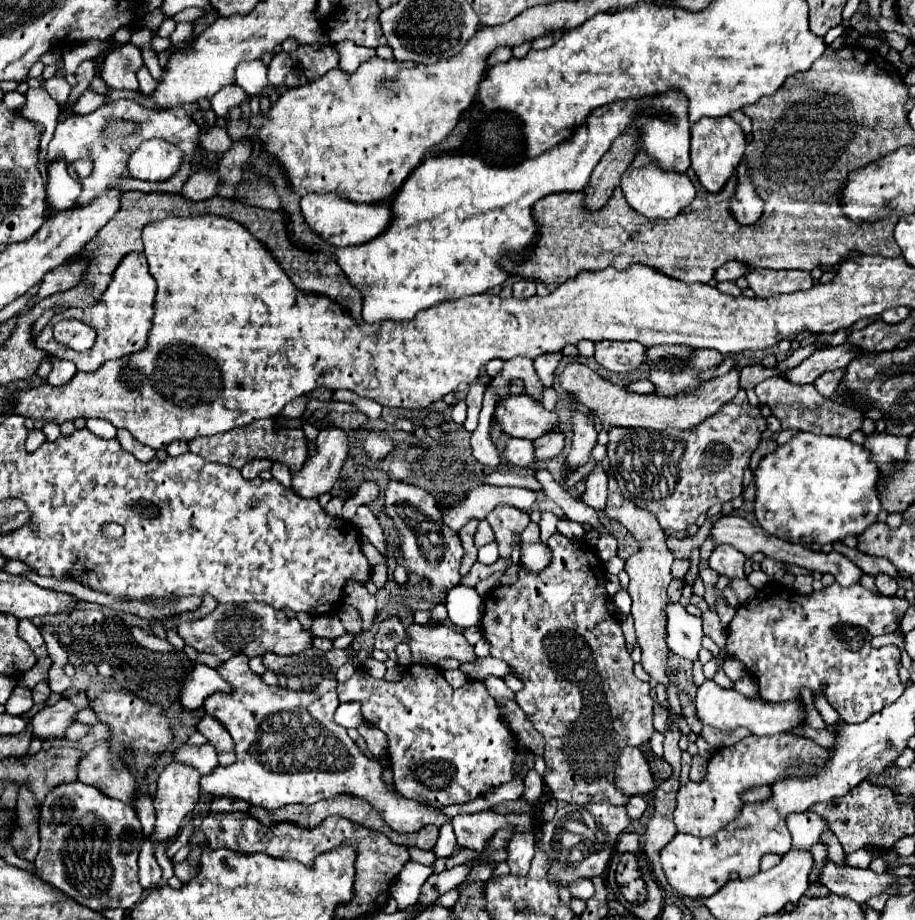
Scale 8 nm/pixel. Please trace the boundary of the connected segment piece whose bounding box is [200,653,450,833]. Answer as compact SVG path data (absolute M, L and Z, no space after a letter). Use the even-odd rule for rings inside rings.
M242 655L232 657L230 661L222 663L218 673L232 683L234 693L216 693L206 699L204 711L212 717L216 717L232 735L236 743L236 763L230 767L218 766L210 775L200 777L200 789L206 793L214 795L234 795L242 801L248 801L252 805L266 807L270 811L280 809L290 803L302 803L302 805L314 805L324 799L332 799L338 795L352 795L364 801L370 801L372 809L380 813L380 817L388 823L392 831L402 831L402 833L416 833L424 829L426 825L442 827L450 819L440 813L438 809L430 805L422 805L414 799L404 797L402 793L396 791L394 785L386 785L382 779L382 765L378 761L370 761L364 757L364 753L356 747L356 743L348 737L346 729L334 723L334 711L340 705L338 695L336 695L336 681L334 679L324 679L314 691L290 691L274 685L262 683L258 675L254 675L249 667L250 658Z

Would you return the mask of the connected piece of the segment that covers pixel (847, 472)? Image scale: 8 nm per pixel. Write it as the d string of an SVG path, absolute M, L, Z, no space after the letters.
M798 433L788 443L780 445L776 451L764 455L754 473L756 499L754 499L754 517L762 529L770 535L788 541L788 543L836 543L846 535L860 535L872 523L876 523L876 515L880 513L880 499L876 493L876 479L880 471L868 461L868 453L862 445L856 445L842 437L814 435L814 433Z

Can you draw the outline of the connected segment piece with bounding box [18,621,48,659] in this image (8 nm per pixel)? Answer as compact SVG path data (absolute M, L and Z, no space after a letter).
M20 621L18 623L18 635L32 647L32 651L36 653L36 657L46 657L48 651L46 651L46 645L44 645L44 639L40 635L40 629L32 623L32 621Z

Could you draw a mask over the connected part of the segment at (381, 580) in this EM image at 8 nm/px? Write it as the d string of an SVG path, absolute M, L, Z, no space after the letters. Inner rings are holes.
M376 565L376 567L372 567L372 583L374 583L378 589L382 589L382 587L386 585L386 579L388 579L388 575L386 575L386 565Z

